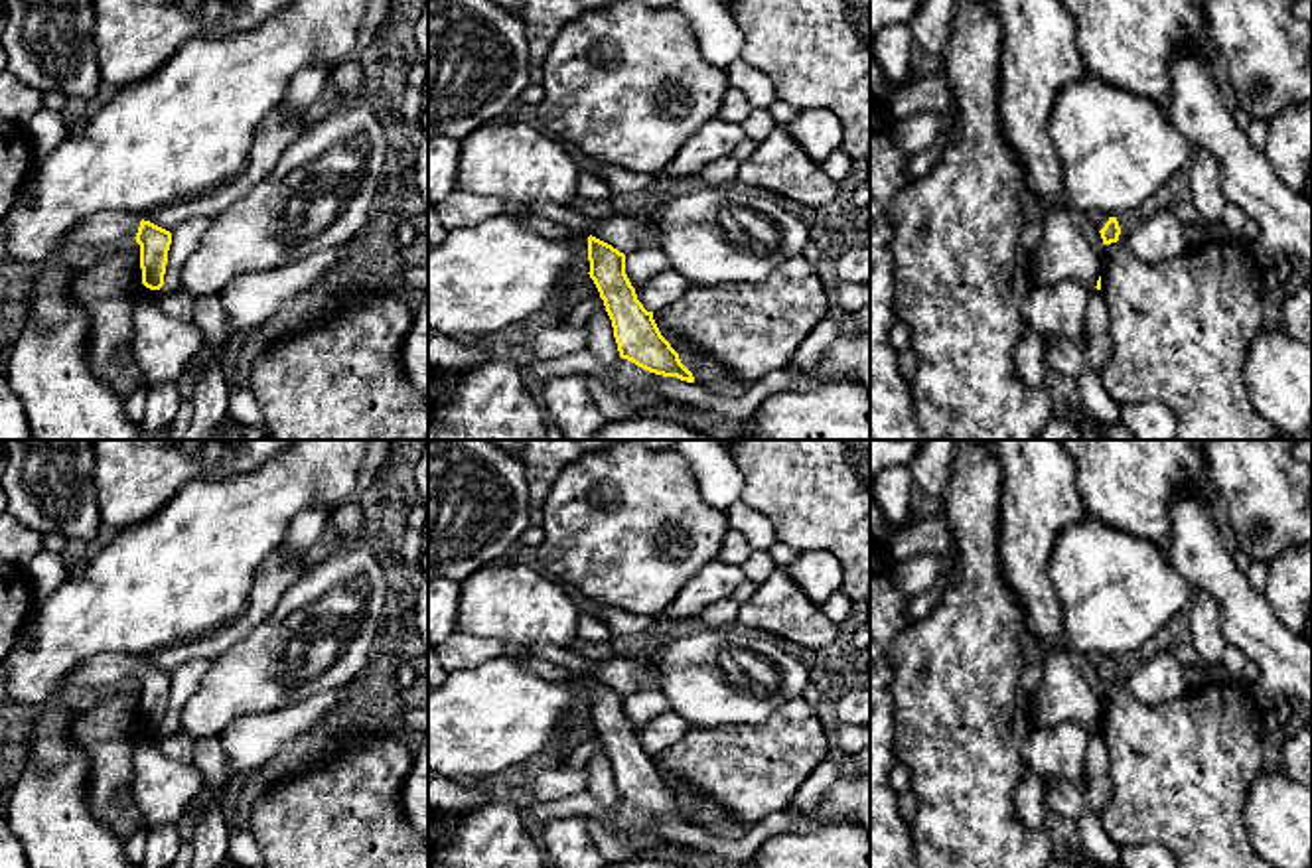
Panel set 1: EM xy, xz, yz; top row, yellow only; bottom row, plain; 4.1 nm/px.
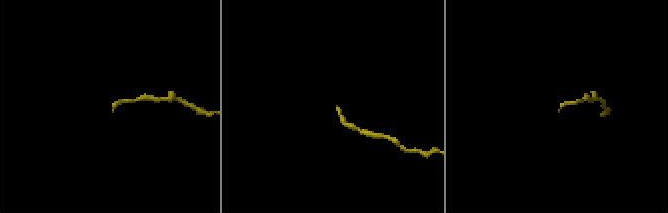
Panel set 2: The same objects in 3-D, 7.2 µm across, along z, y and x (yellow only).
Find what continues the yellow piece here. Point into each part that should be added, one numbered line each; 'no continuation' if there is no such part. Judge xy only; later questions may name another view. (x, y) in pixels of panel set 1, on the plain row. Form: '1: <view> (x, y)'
1: xy (105, 671)

